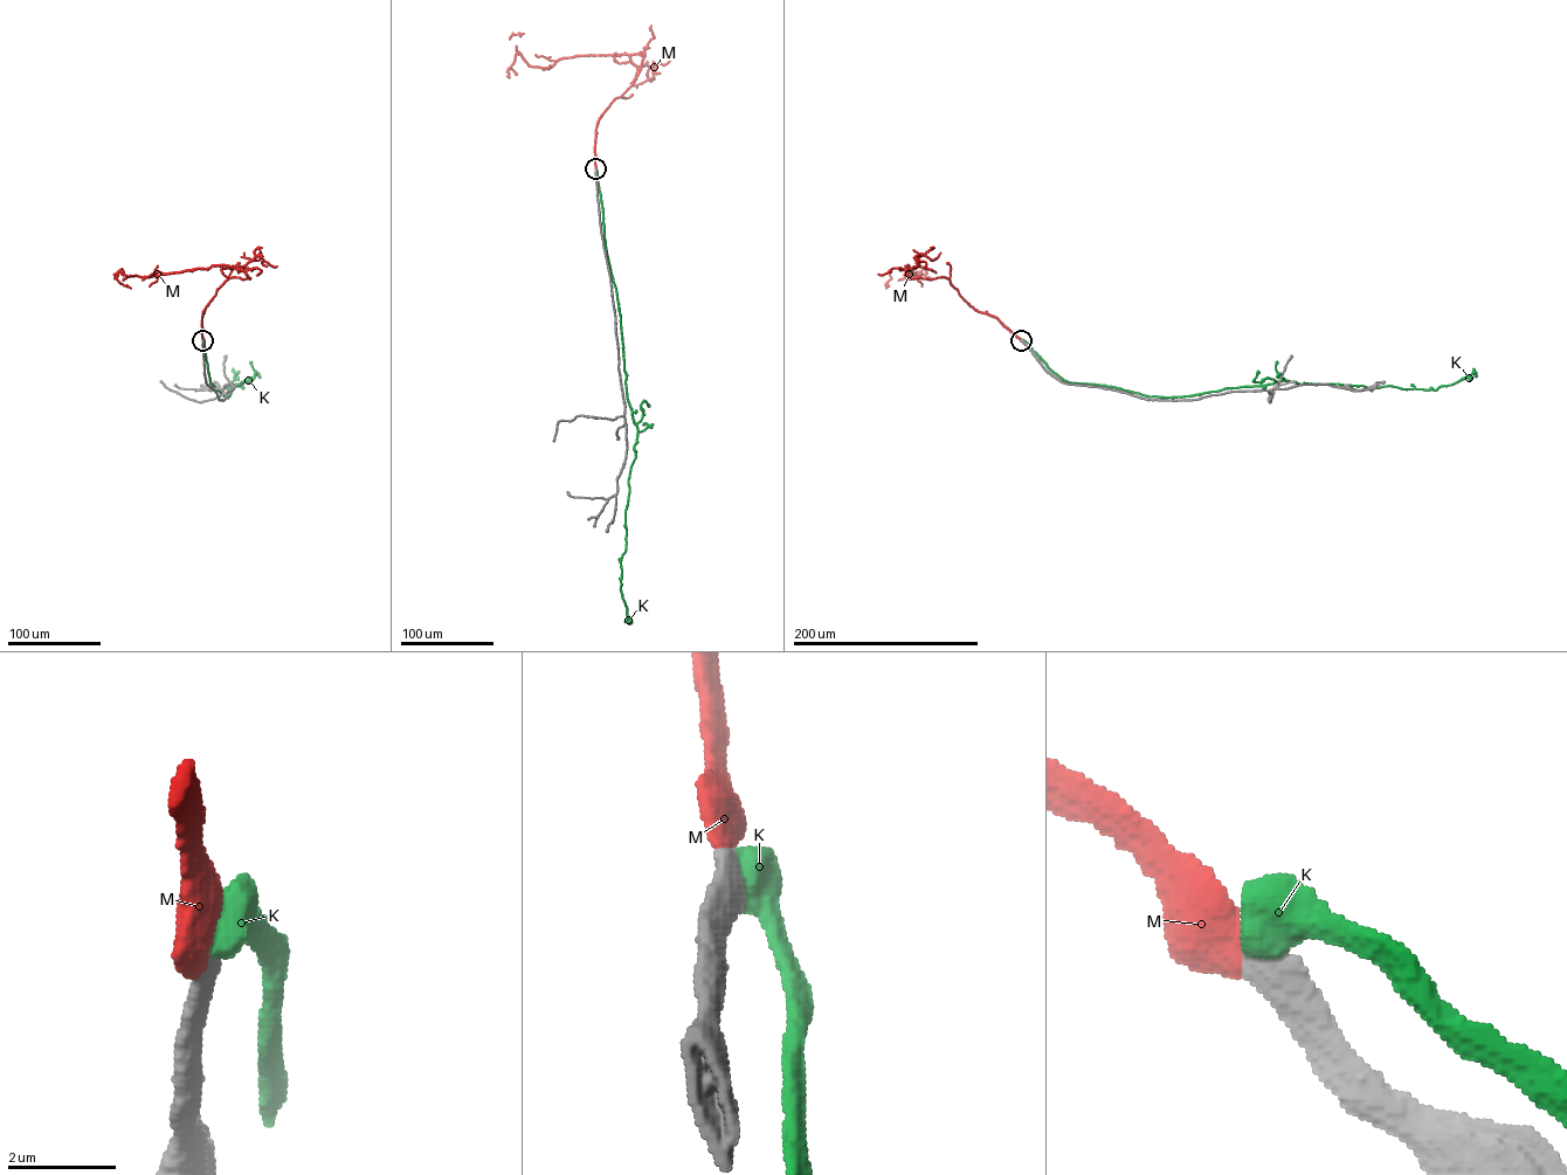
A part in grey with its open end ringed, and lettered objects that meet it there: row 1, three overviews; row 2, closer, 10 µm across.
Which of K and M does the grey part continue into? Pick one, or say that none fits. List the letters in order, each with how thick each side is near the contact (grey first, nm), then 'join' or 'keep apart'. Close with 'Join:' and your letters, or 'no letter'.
K: 600/600 nm | keep apart
M: 480/650 nm | join
Join: M

